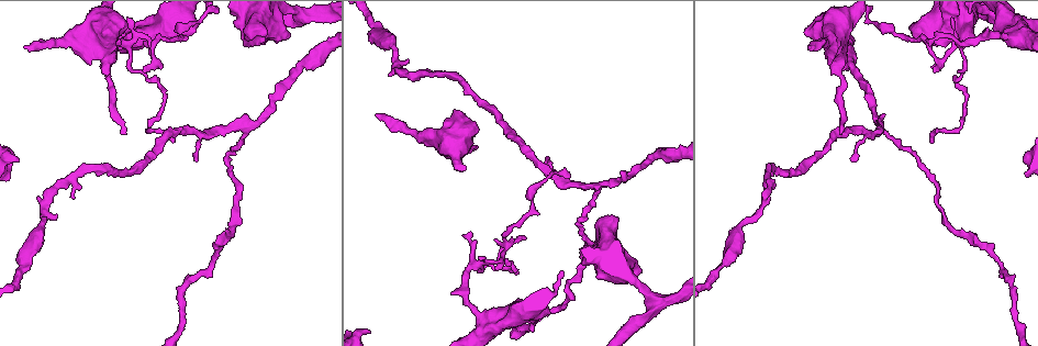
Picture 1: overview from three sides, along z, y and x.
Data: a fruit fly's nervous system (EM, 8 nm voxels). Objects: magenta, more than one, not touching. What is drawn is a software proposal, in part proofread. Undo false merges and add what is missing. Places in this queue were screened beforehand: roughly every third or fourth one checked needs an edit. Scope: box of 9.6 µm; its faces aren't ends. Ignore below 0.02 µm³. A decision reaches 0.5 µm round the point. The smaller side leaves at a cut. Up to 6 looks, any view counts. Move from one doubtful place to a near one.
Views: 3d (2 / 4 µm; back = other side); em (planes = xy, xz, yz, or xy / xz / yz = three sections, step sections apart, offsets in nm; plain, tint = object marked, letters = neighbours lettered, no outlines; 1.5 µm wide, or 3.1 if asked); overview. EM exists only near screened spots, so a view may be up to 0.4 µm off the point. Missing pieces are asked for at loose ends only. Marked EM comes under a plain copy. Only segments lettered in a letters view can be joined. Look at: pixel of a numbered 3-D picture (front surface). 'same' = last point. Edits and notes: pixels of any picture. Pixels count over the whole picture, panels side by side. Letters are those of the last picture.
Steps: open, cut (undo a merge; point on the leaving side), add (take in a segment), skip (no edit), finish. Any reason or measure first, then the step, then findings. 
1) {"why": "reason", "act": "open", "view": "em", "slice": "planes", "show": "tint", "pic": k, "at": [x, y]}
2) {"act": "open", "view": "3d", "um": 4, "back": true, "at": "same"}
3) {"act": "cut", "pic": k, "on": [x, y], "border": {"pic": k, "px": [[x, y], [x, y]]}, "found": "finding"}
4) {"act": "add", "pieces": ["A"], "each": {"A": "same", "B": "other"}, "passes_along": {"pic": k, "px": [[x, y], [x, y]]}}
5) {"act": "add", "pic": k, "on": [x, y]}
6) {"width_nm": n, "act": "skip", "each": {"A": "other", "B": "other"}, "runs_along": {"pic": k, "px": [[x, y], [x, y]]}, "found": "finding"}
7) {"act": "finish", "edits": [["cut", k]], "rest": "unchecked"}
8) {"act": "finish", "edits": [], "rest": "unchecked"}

{"why": "free end", "act": "open", "view": "3d", "um": 4, "pic": 1, "at": [547, 308]}

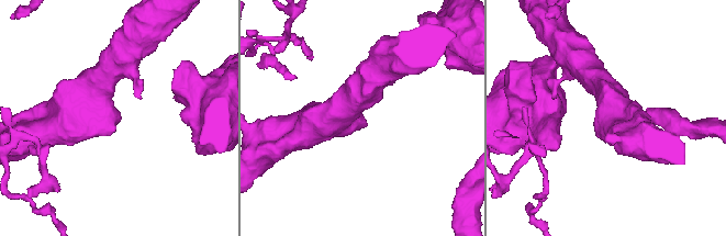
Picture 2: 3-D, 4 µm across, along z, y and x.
{"act": "open", "view": "em", "slice": "xy", "step": 4, "show": "letters", "pic": 2, "at": [115, 126]}

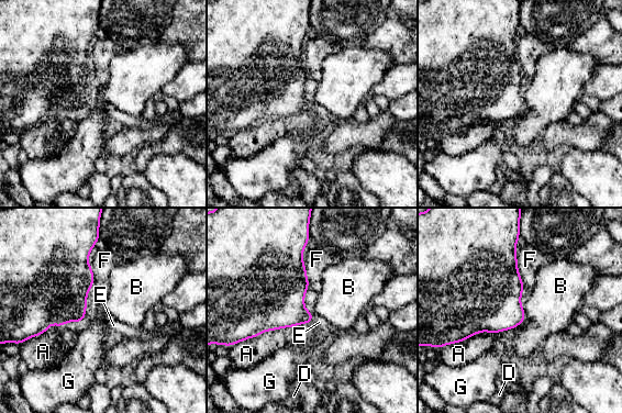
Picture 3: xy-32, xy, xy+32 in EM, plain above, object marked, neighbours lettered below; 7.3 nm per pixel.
{"act": "open", "view": "em", "slice": "planes", "show": "letters", "at": "same"}

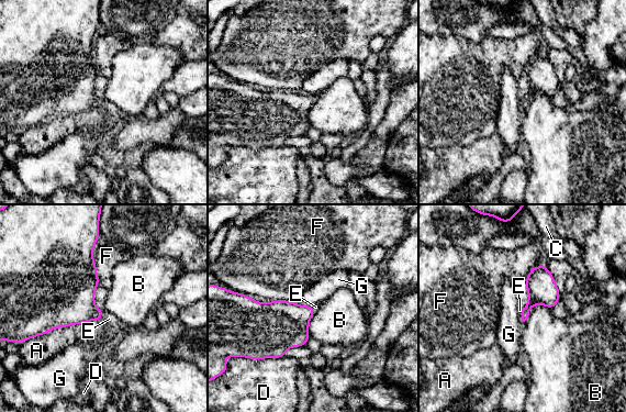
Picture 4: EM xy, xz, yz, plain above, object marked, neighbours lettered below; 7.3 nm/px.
{"act": "add", "pieces": ["E"], "each": {"A": "other", "B": "other", "C": "other", "D": "other", "E": "same", "F": "other", "G": "other"}, "passes_along": {"pic": 4, "px": [[71, 300], [102, 314], [109, 319]]}, "found": "the neuron continues"}

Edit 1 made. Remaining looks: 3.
{"why": "redraw", "act": "open", "view": "overview"}

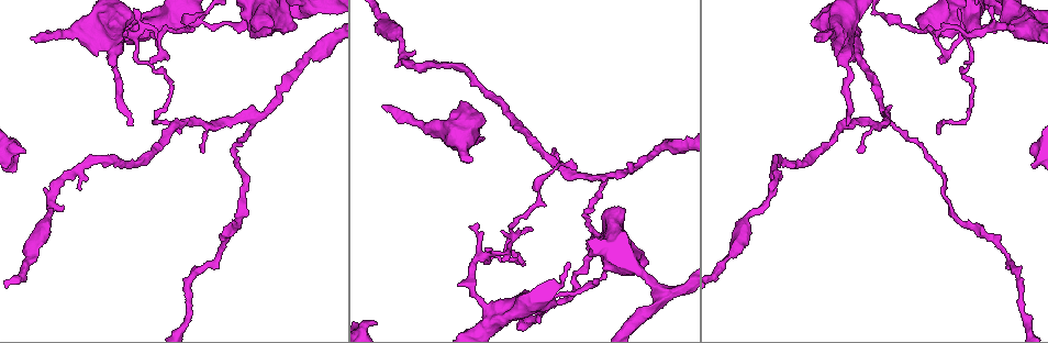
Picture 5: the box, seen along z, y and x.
{"why": "branch stops here", "act": "open", "view": "em", "slice": "xy", "step": 4, "show": "letters", "pic": 5, "at": [814, 36]}

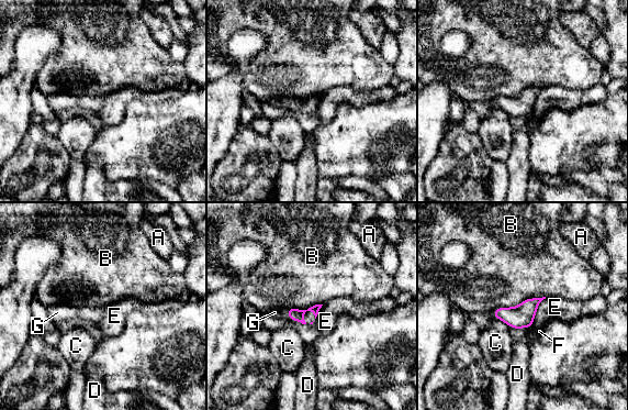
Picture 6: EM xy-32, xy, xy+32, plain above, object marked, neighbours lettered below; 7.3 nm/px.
{"act": "add", "pieces": ["G"], "each": {"A": "other", "B": "other", "C": "other", "D": "other", "E": "other", "F": "other", "G": "same"}, "passes_along": {"pic": 6, "px": [[294, 314], [307, 310], [309, 317]]}, "found": "the neuron continues"}

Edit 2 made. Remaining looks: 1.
{"why": "three arms meet", "act": "open", "view": "em", "slice": "xy", "step": 4, "show": "letters", "pic": 5, "at": [966, 34]}

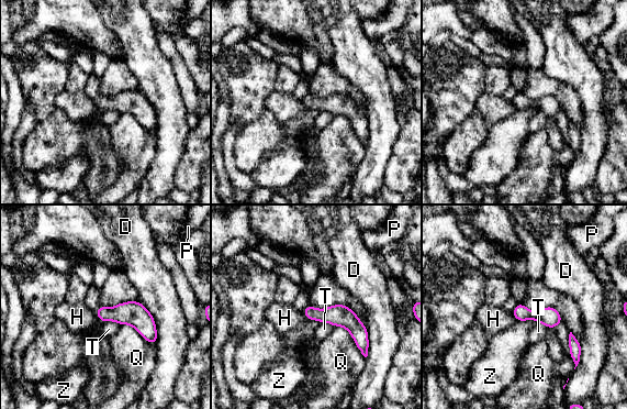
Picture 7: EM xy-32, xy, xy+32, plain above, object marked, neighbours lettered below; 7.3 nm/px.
{"act": "skip", "each": {"D": "other", "H": "other", "P": "other", "Q": "other", "T": "other", "Z": "other"}, "runs_along": {"pic": 7, "px": [[309, 308], [342, 316], [365, 352]]}, "found": "continuous, no second neuron"}

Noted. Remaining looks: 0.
{"act": "finish", "edits": [["add", 4], ["add", 6]], "rest": "unchecked"}

